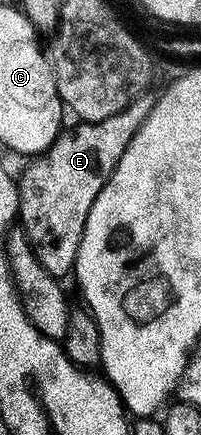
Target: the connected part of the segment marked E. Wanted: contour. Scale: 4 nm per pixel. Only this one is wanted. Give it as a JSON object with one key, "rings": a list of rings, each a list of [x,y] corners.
{"rings":[[[143,92],[133,98],[116,116],[108,116],[108,120],[99,122],[78,122],[74,127],[63,129],[58,139],[44,151],[43,154],[31,157],[22,175],[17,175],[16,185],[18,187],[18,218],[21,229],[26,231],[26,239],[31,248],[36,252],[40,264],[44,264],[46,271],[59,280],[65,279],[73,271],[76,252],[80,248],[82,233],[88,220],[88,212],[100,196],[100,188],[106,183],[110,173],[116,168],[120,156],[128,148],[132,136],[144,124],[144,120],[152,112],[156,98],[150,92]]]}

